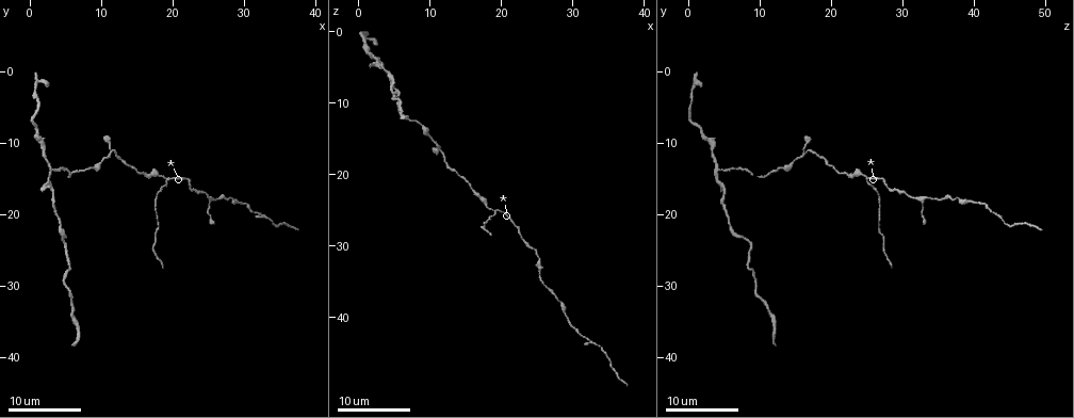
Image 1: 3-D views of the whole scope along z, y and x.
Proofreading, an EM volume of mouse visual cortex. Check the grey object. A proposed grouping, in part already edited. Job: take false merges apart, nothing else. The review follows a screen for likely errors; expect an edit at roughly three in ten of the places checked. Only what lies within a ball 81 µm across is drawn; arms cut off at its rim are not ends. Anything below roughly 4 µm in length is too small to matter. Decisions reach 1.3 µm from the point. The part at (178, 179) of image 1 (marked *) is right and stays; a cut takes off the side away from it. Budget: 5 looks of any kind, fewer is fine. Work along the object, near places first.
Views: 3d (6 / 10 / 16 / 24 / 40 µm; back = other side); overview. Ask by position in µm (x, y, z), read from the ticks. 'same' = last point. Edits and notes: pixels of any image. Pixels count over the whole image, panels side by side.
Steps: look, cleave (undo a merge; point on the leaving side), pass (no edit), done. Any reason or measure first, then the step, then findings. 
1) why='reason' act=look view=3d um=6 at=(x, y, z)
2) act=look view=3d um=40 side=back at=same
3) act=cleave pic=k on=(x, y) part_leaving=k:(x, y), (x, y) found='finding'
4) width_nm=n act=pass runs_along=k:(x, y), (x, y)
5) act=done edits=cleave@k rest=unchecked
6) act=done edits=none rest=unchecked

why='three-way junction' act=look view=3d um=6 at=(19.5, 15.0, 25.0)

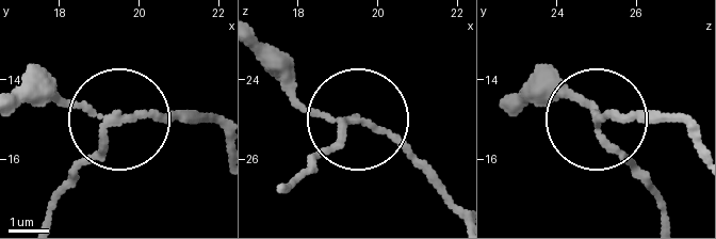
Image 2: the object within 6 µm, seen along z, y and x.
arms=3 act=cleave pic=2 on=(79, 166) part_leaving=2:(97, 127), (94, 154), (49, 214) found='a second cell is stuck on'

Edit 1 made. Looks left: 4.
act=look view=overview

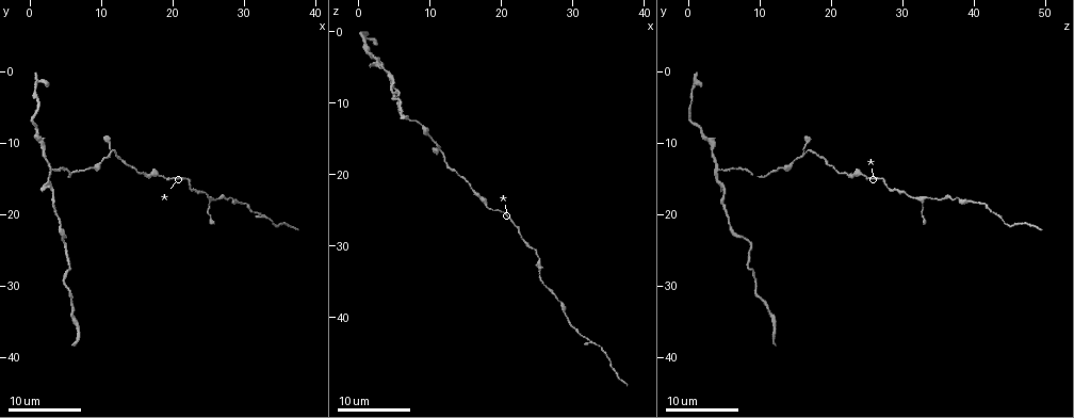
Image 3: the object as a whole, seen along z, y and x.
why='sudden change in width' act=look view=3d um=10 at=(22.5, 16.5, 28.5)

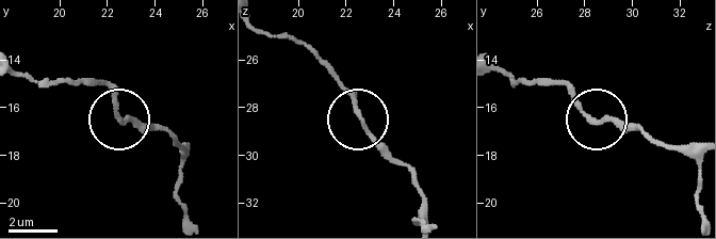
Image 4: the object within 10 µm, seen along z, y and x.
act=pass runs_along=4:(318, 58), (350, 91), (362, 123), (399, 164) found='all the same cell'

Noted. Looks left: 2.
why='three-way junction' act=look view=3d um=10 at=(3.0, 13.5, 4.0)

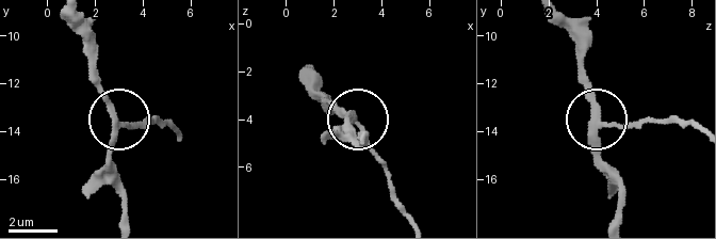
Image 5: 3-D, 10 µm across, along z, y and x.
arms=3 act=cleave pic=5 on=(100, 95) part_leaving=5:(114, 129), (109, 163), (120, 194), (120, 219) found='a second cell is stuck on'

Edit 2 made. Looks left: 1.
act=done edits=cleave@2,cleave@5 rest=unchecked

